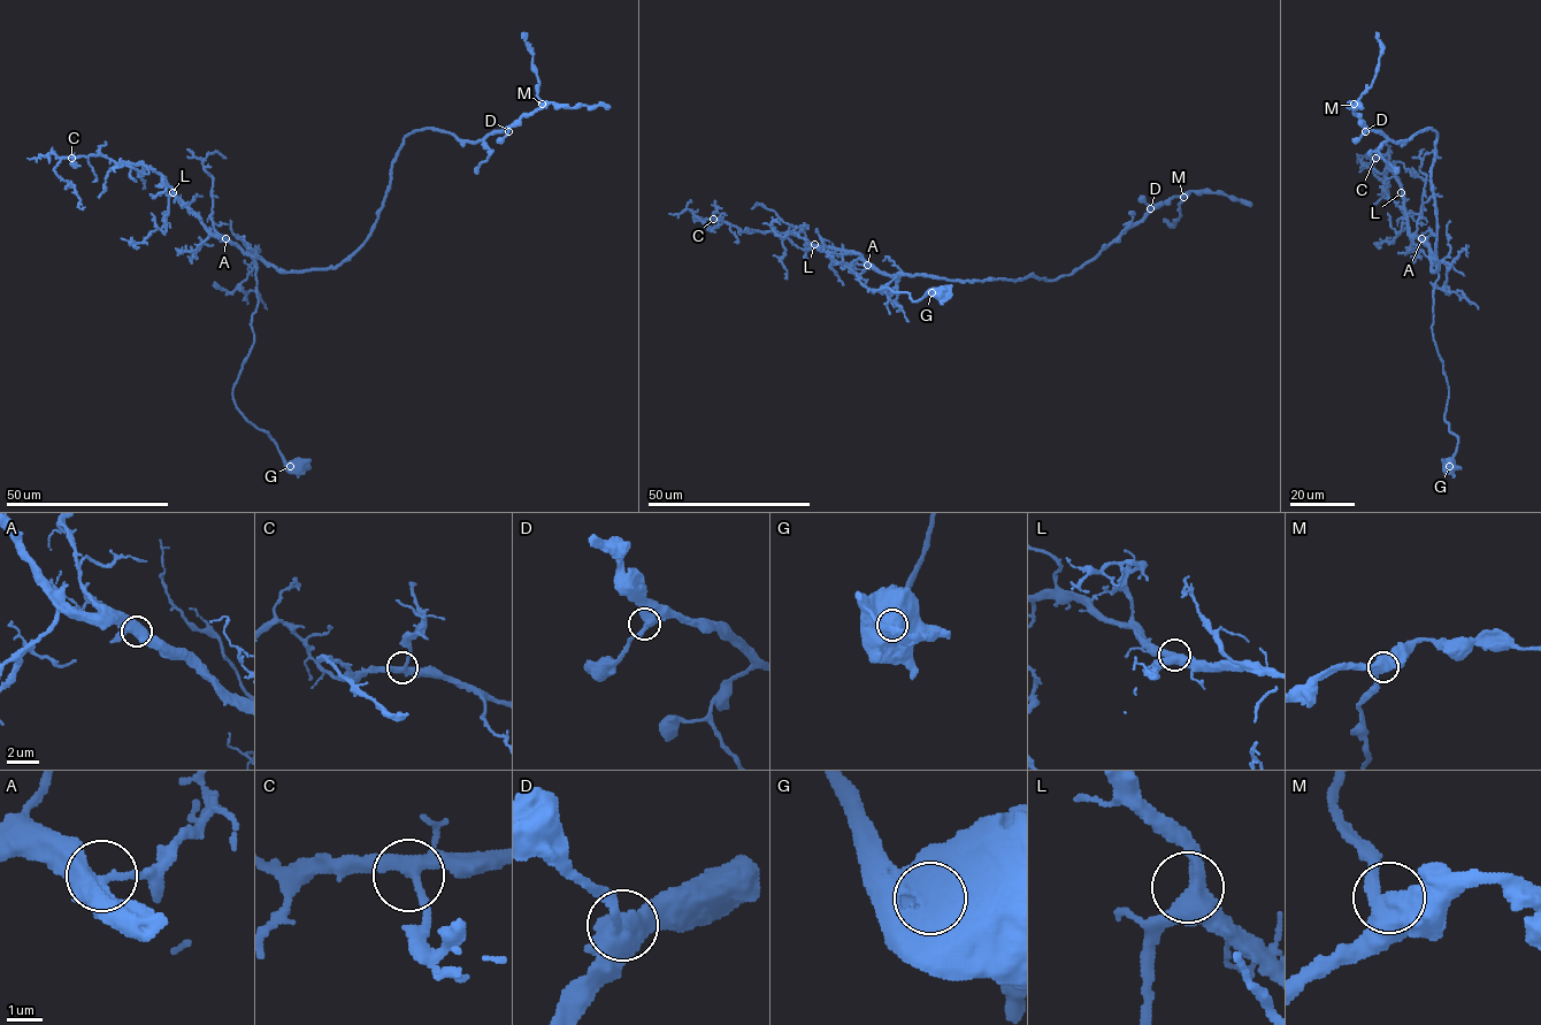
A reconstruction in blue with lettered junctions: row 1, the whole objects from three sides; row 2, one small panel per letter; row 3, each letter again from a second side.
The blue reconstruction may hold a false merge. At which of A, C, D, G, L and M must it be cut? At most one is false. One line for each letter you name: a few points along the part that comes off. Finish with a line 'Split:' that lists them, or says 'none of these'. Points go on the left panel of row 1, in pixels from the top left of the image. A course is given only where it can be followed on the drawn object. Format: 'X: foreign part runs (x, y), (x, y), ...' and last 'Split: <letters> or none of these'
Split: none of these

